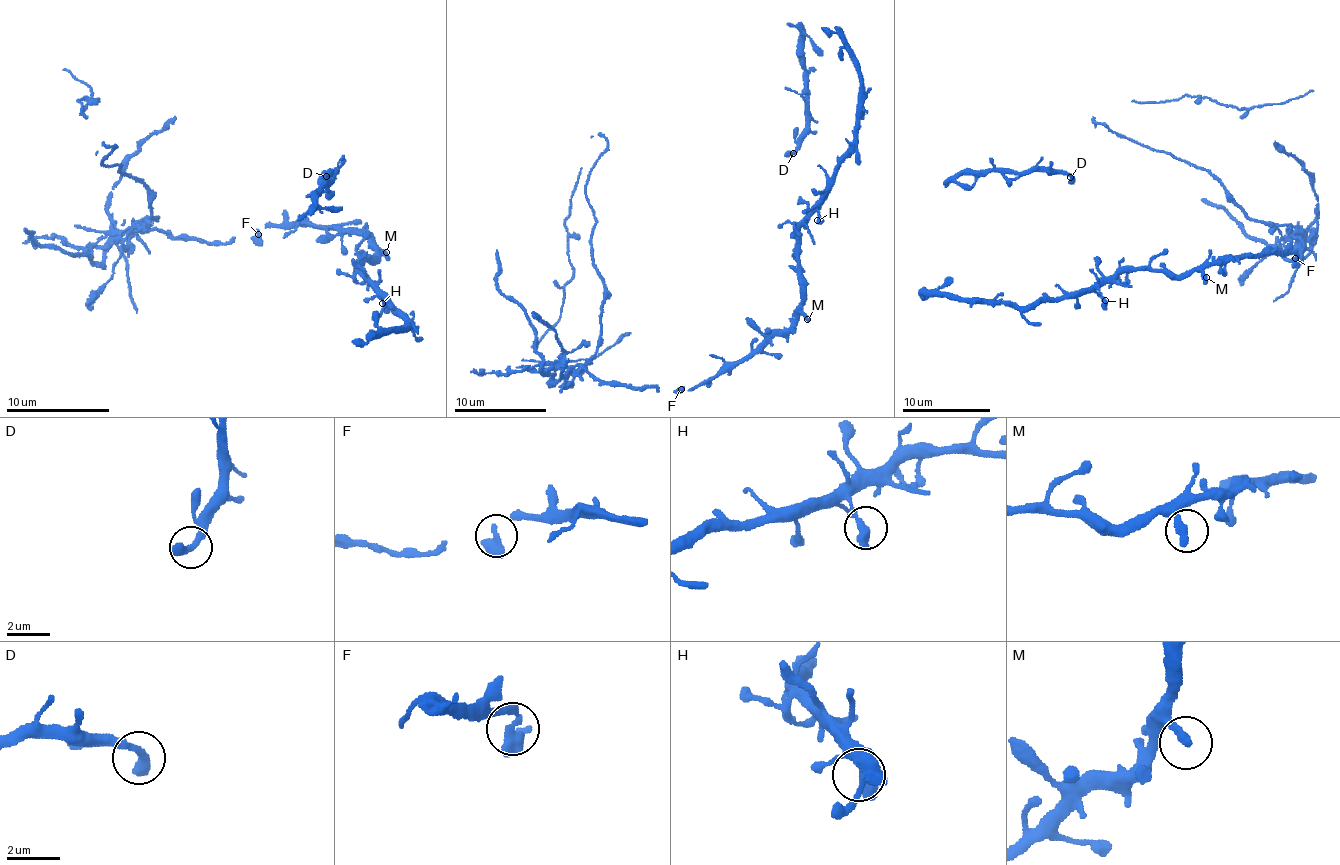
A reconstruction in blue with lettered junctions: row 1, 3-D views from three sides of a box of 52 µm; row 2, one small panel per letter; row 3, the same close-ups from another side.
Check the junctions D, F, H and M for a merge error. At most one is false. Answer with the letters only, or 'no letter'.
F

